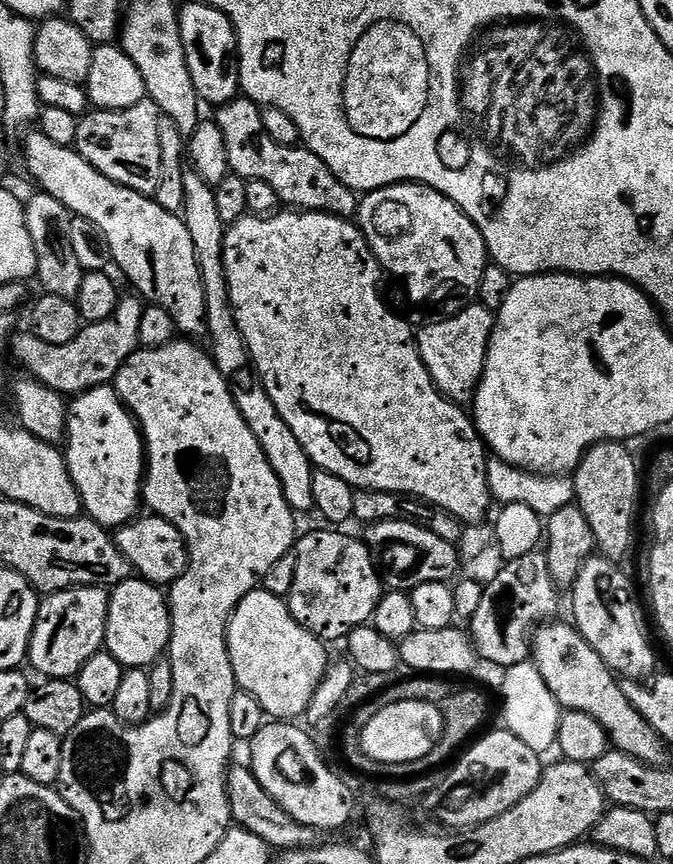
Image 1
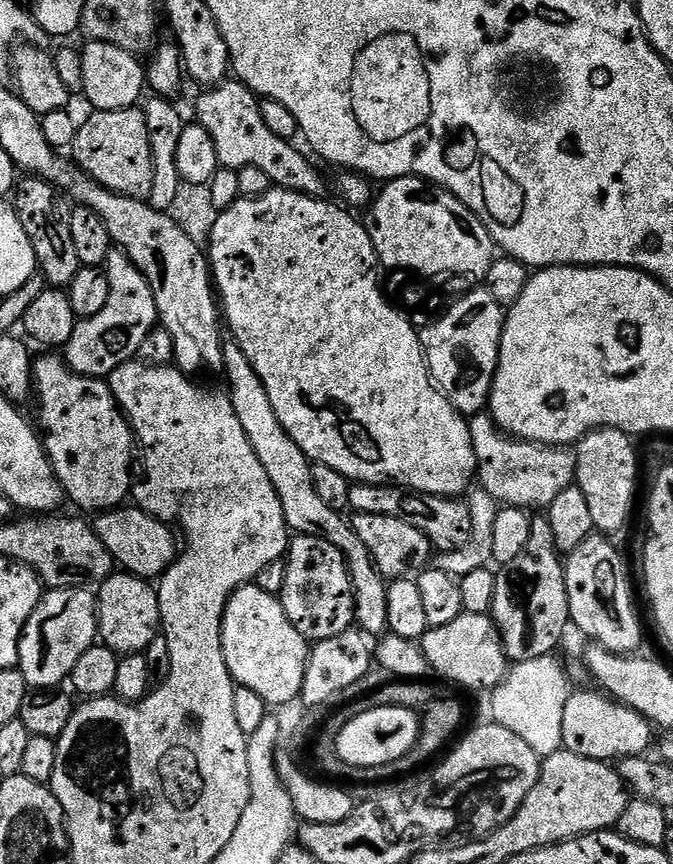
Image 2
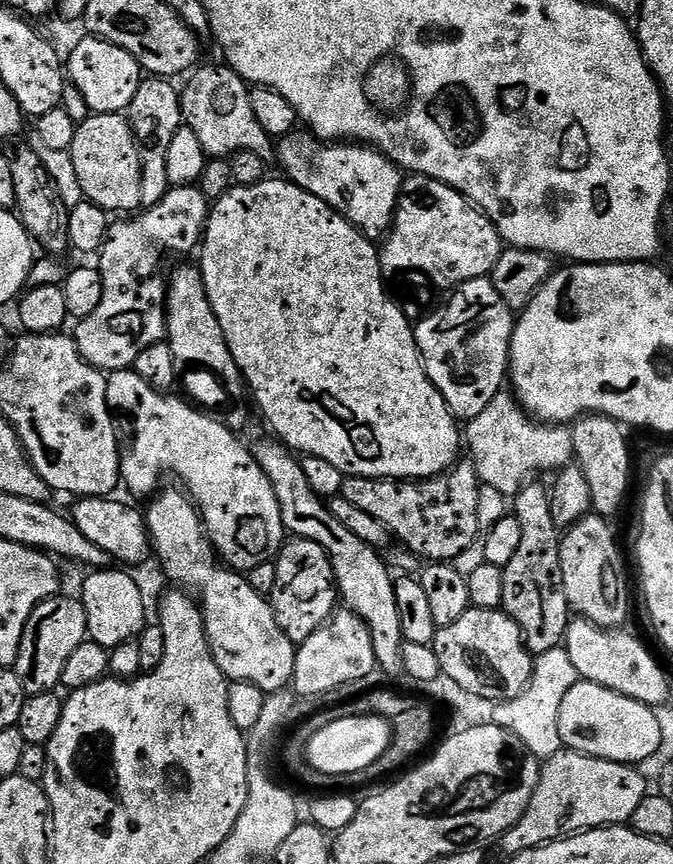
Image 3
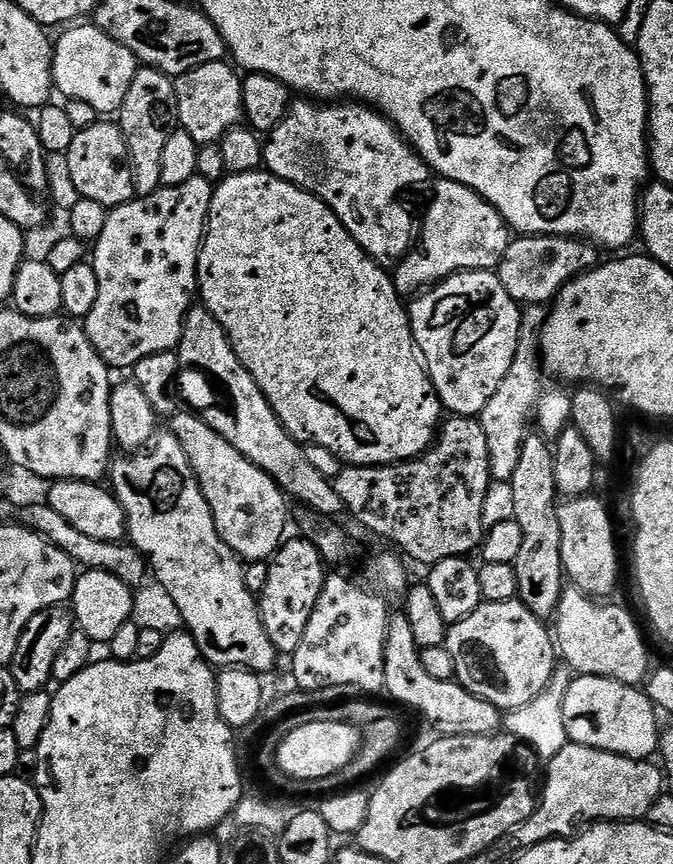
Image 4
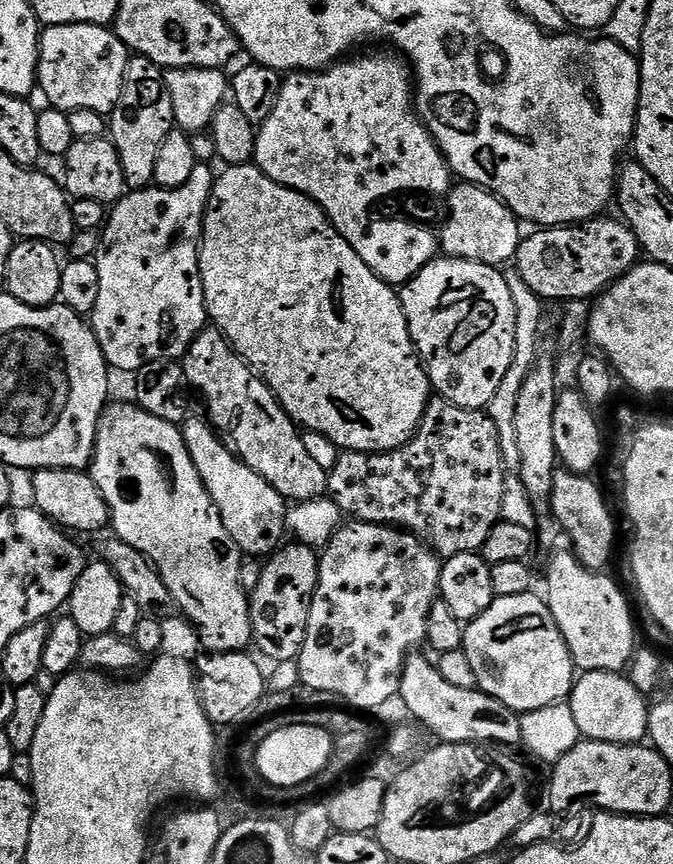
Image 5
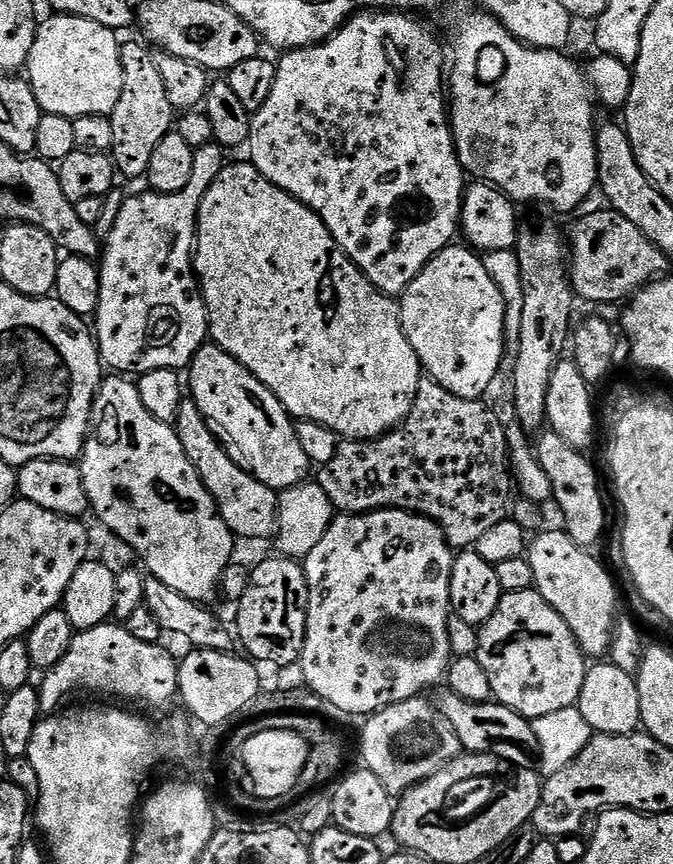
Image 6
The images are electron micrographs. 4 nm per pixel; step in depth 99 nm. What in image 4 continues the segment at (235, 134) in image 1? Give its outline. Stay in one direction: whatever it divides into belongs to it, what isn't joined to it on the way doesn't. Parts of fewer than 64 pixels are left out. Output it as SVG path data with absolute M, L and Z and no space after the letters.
M219 60L206 66L198 66L175 77L174 83L178 98L179 127L186 134L190 134L196 144L217 143L231 128L241 127L244 120L242 76L231 63Z

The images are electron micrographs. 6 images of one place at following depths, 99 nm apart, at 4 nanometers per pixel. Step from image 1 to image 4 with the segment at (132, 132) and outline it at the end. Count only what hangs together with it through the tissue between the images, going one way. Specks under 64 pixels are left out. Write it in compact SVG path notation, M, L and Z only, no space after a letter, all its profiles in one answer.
M98 122L89 128L79 129L74 142L70 142L66 160L68 160L68 180L79 199L102 202L102 206L111 210L130 203L136 196L132 181L130 150L126 146L126 138L119 123Z

